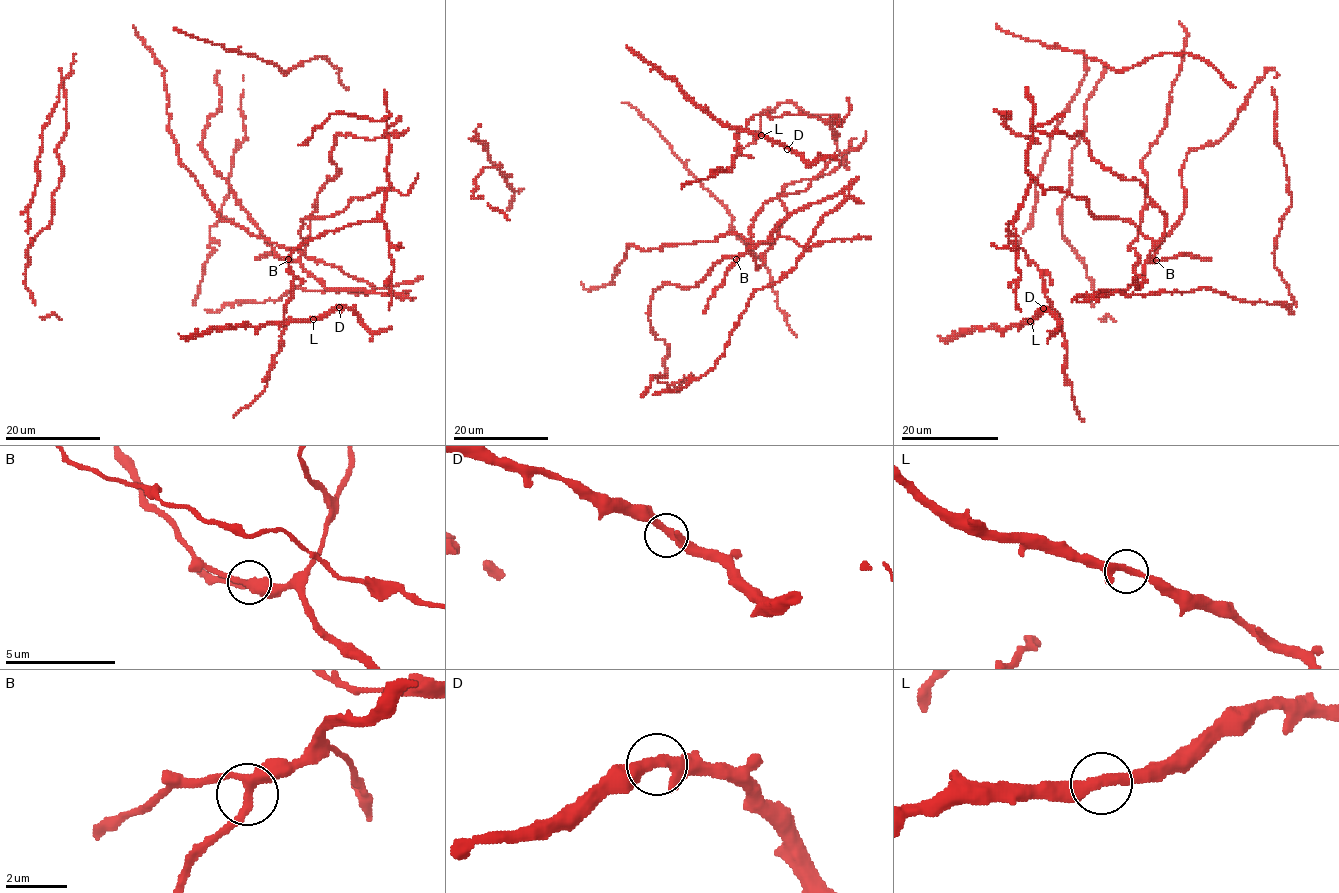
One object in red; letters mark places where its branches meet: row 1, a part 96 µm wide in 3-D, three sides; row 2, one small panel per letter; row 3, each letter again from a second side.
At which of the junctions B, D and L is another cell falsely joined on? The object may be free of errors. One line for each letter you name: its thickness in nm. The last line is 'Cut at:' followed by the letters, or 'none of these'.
B: Thickness 320 nm
Cut at: B

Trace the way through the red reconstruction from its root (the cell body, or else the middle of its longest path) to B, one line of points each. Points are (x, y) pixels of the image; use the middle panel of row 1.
B: (750, 242), (749, 250), (736, 259)

